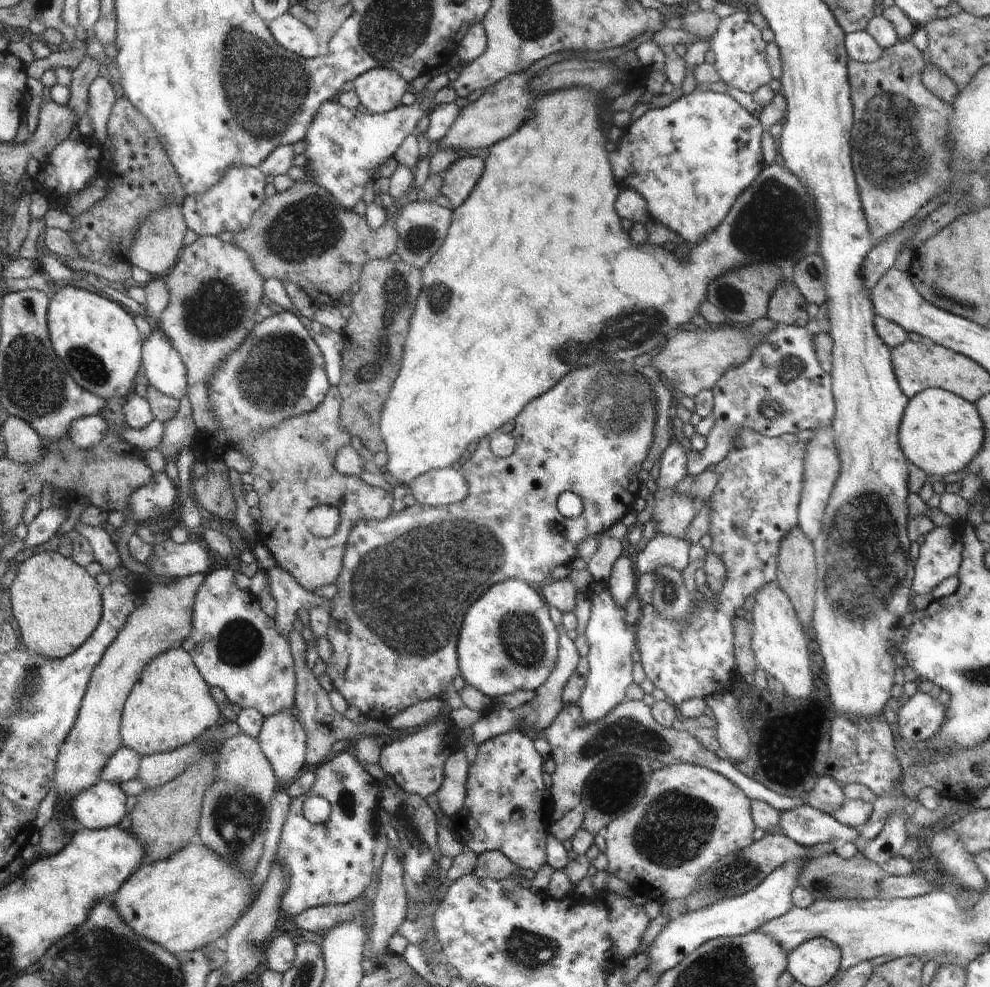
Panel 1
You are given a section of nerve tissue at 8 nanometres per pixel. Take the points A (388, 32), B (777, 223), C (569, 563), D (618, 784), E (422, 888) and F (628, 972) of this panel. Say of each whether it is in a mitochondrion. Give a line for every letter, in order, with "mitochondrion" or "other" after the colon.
A: mitochondrion
B: mitochondrion
C: other
D: mitochondrion
E: mitochondrion
F: other

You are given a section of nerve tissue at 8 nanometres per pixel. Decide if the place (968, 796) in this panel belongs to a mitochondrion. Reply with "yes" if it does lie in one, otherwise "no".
no

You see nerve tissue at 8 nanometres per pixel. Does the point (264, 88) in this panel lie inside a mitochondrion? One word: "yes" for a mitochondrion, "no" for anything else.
yes

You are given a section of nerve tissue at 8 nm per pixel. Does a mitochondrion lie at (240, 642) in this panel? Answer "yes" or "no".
yes

